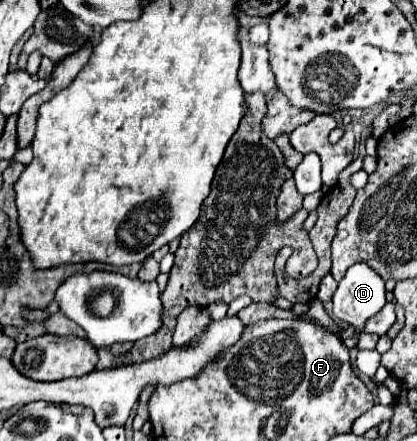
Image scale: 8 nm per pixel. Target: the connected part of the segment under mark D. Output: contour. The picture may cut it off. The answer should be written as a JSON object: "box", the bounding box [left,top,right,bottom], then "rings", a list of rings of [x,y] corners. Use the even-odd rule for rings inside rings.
{"box":[333,263,385,347],"rings":[[[367,263],[349,267],[333,295],[333,315],[355,327],[355,338],[345,341],[346,347],[354,347],[350,343],[355,345],[367,317],[373,317],[383,305],[385,281]]]}

